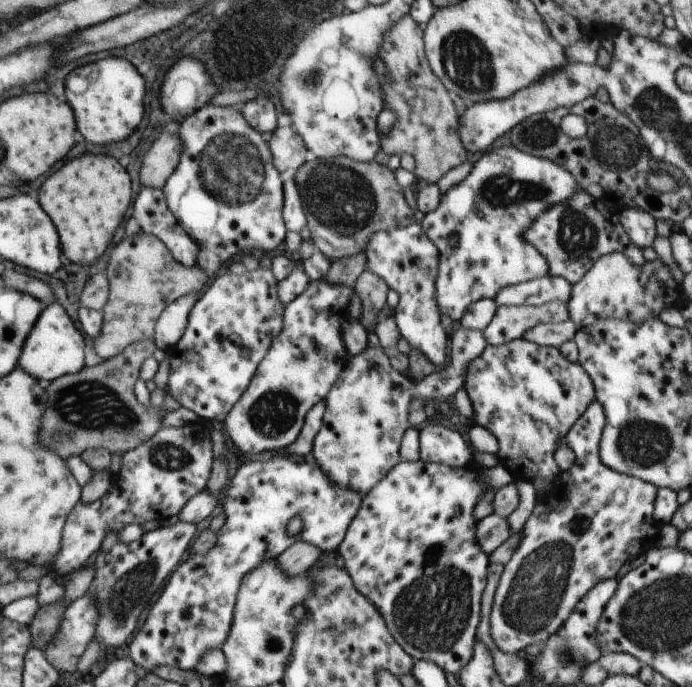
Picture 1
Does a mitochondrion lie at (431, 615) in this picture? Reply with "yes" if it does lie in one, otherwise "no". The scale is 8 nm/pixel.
yes

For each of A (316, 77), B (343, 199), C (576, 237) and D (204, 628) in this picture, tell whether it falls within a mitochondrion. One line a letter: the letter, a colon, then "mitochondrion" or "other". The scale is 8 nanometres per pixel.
A: mitochondrion
B: mitochondrion
C: mitochondrion
D: mitochondrion

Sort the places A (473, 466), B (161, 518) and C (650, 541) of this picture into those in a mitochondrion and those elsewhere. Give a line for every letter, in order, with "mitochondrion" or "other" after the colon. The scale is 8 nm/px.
A: other
B: other
C: other

